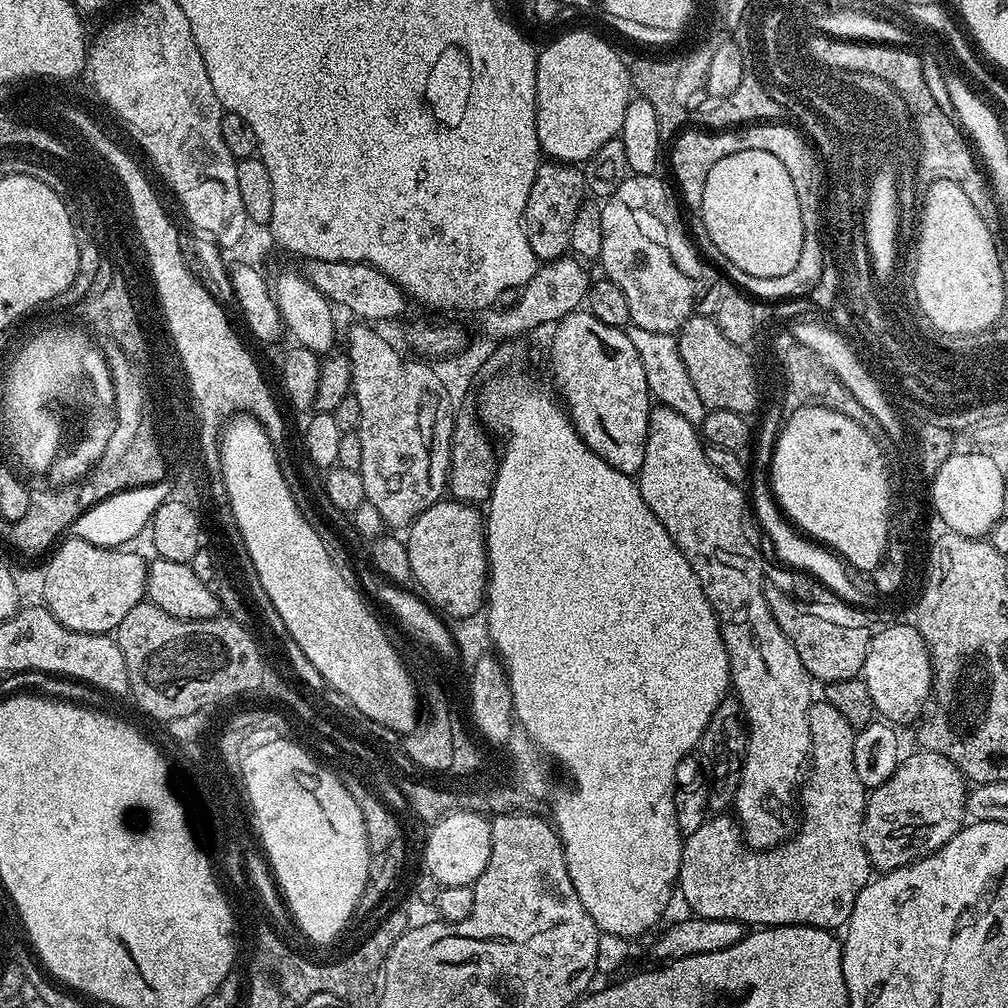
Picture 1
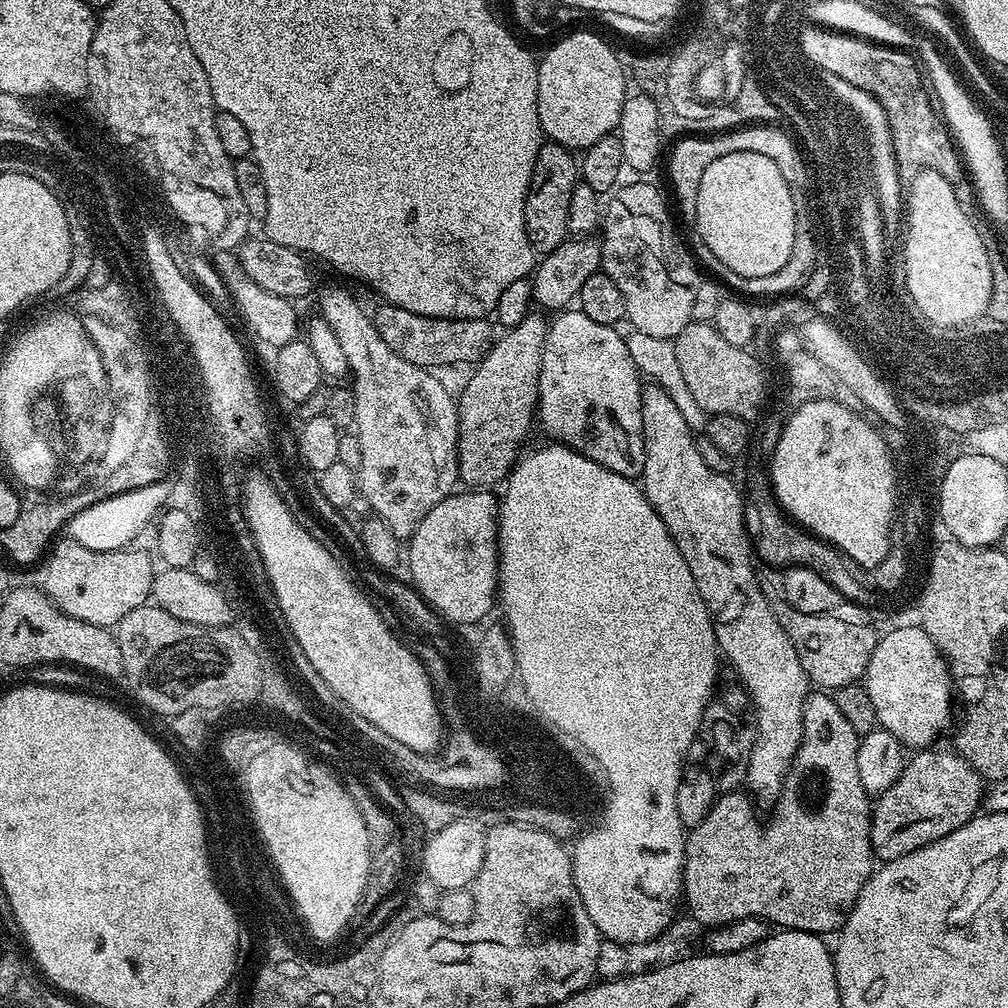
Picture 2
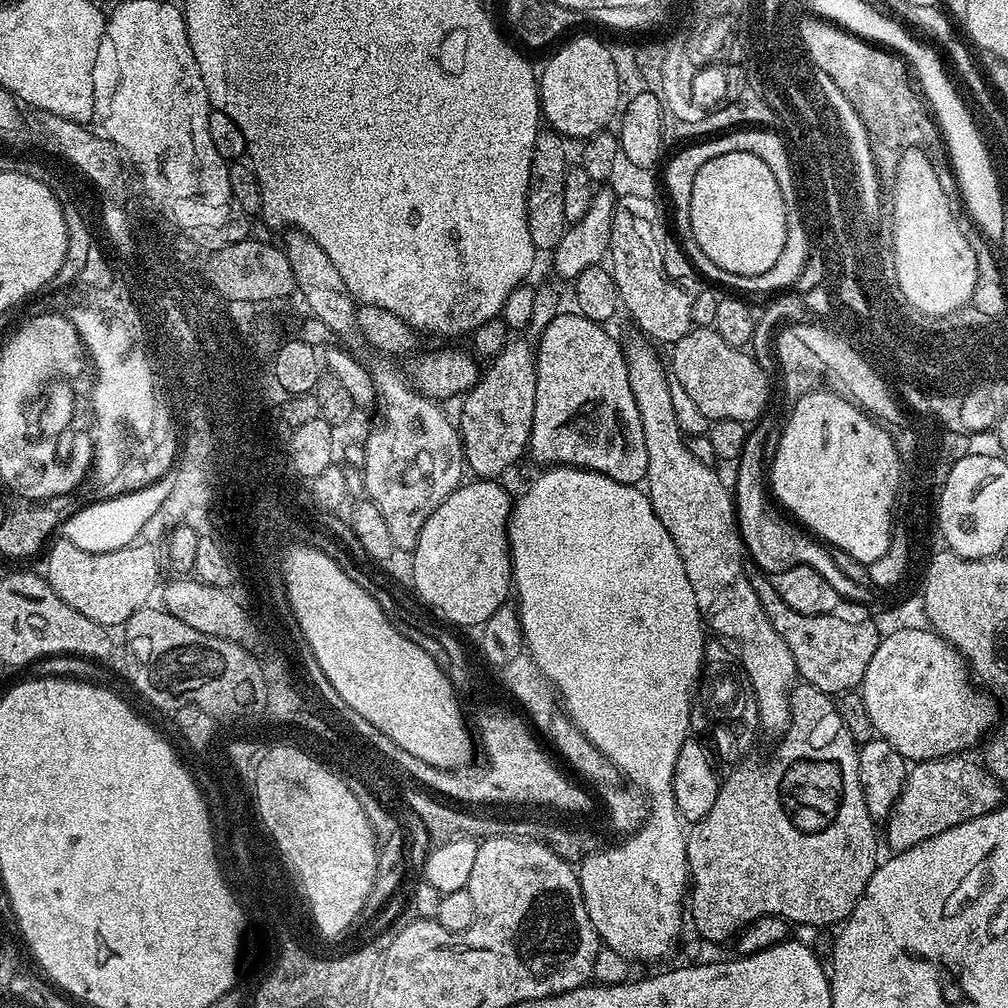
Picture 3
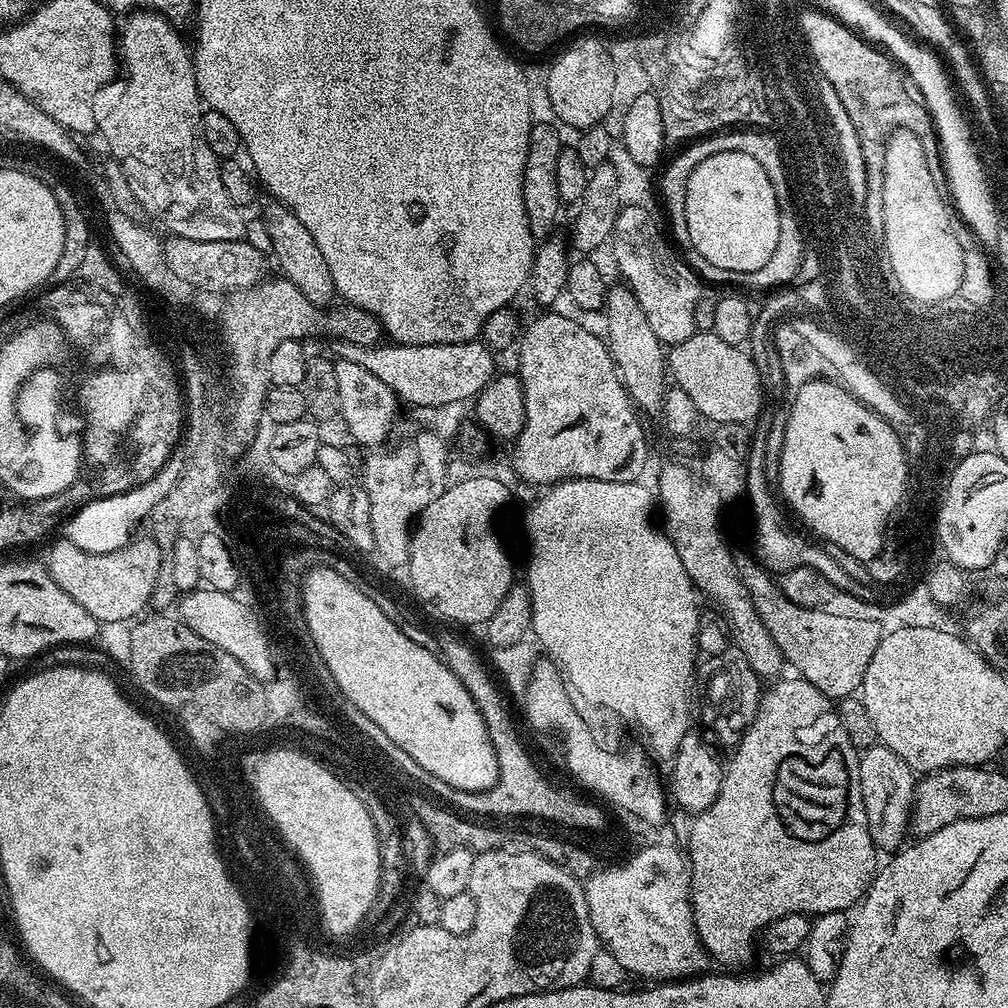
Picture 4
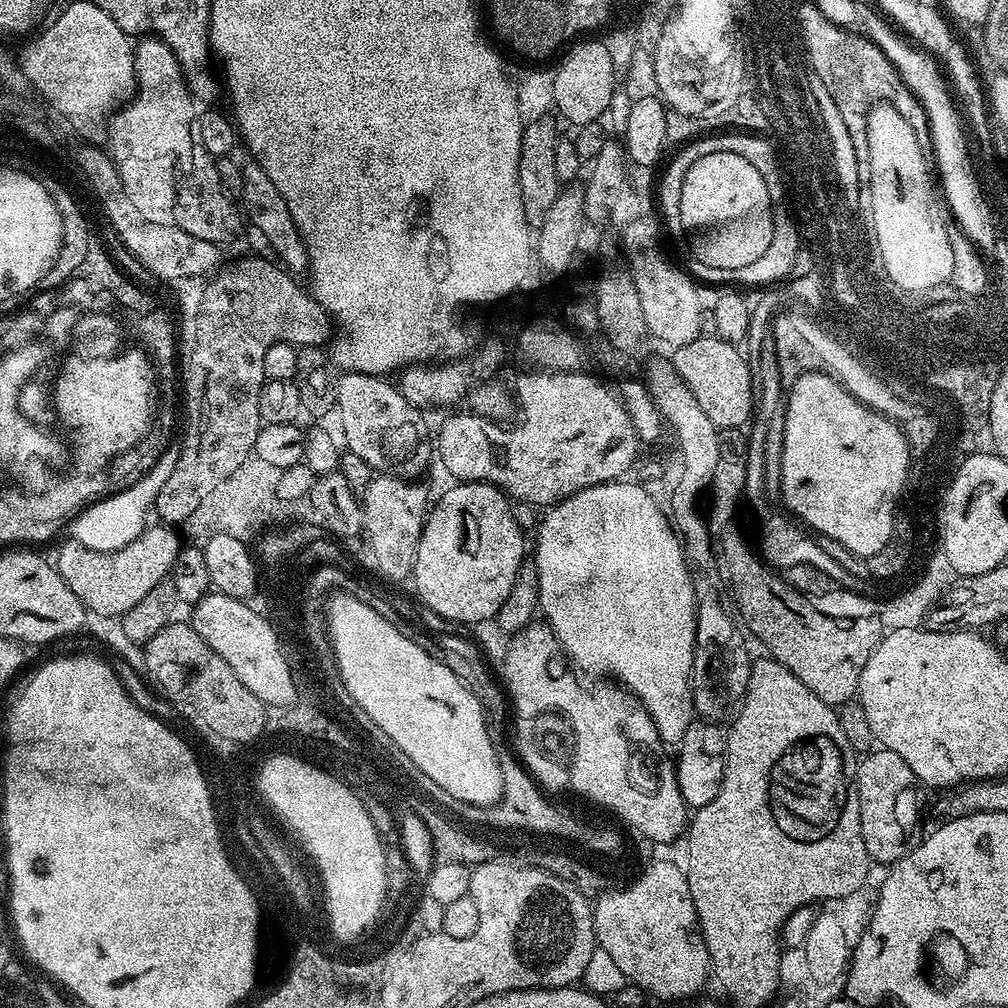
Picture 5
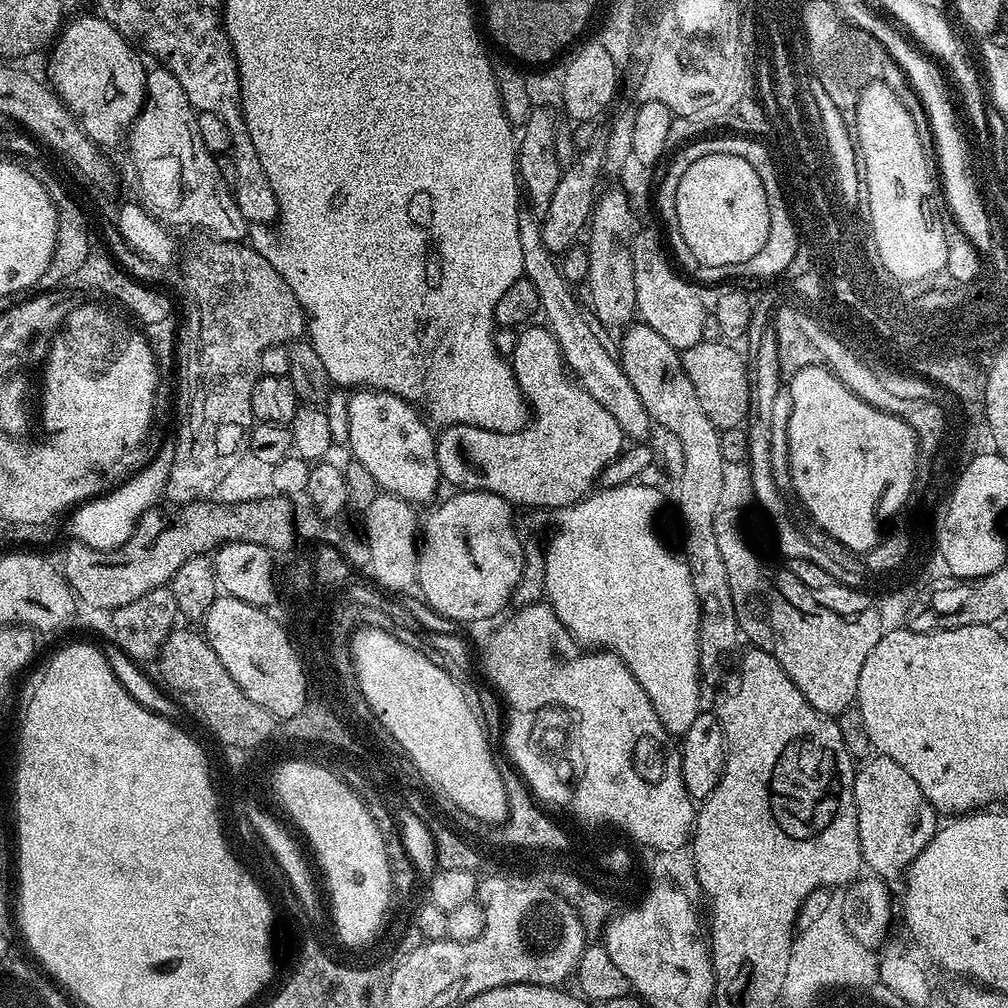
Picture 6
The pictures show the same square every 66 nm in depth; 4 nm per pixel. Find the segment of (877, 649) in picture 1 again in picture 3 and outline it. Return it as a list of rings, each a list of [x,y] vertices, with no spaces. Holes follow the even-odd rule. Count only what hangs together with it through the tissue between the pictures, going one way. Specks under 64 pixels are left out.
[[[902,629],[886,637],[878,650],[874,650],[874,658],[870,658],[870,666],[866,666],[866,674],[858,691],[866,702],[866,711],[870,714],[870,722],[874,722],[876,736],[890,742],[890,746],[894,746],[894,750],[898,750],[905,761],[919,762],[933,760],[936,756],[963,753],[968,750],[964,748],[971,744],[979,745],[997,727],[997,701],[987,691],[976,692],[975,687],[977,685],[963,656],[937,632]]]

